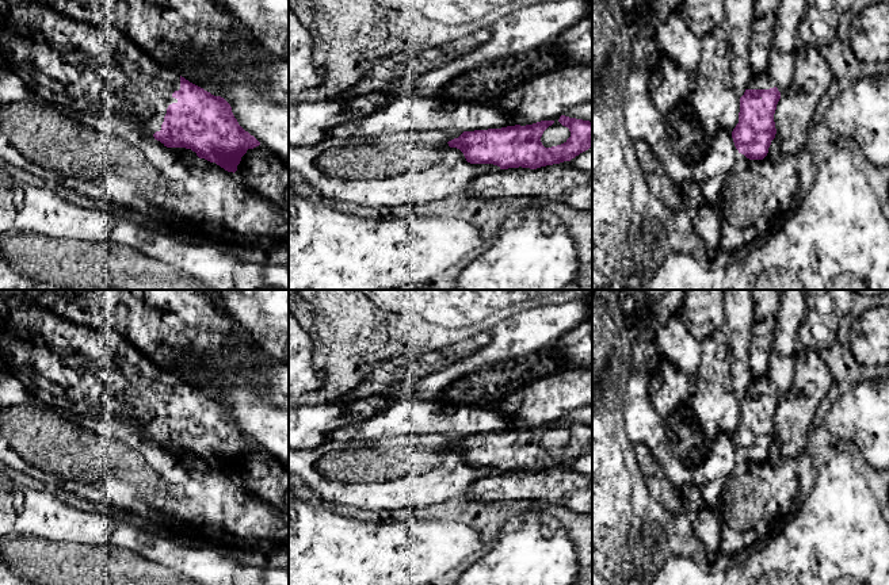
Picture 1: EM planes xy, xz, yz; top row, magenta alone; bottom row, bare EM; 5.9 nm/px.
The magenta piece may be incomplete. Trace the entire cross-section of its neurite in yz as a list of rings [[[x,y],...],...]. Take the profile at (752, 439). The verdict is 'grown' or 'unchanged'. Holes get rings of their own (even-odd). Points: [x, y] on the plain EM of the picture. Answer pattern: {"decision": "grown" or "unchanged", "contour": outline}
{"decision": "grown", "contour": [[[753,378],[744,398],[740,401],[739,427],[732,441],[739,456],[749,463],[763,463],[775,441],[774,417],[781,395],[772,382]]]}

